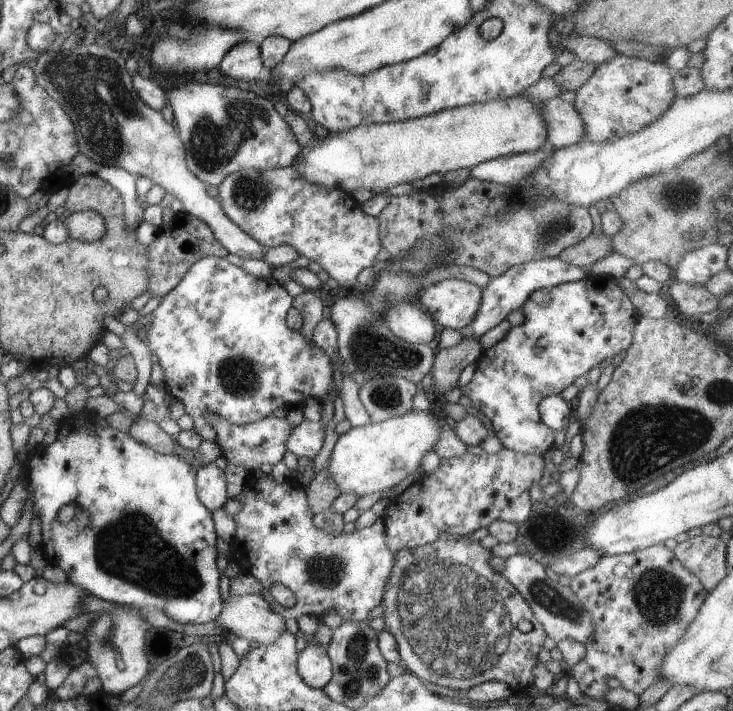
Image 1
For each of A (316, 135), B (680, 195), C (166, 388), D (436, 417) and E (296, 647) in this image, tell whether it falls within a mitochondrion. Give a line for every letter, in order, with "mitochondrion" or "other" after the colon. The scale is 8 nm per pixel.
A: other
B: mitochondrion
C: other
D: other
E: other

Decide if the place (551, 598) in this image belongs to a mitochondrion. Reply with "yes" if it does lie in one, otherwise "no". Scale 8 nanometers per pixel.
yes

